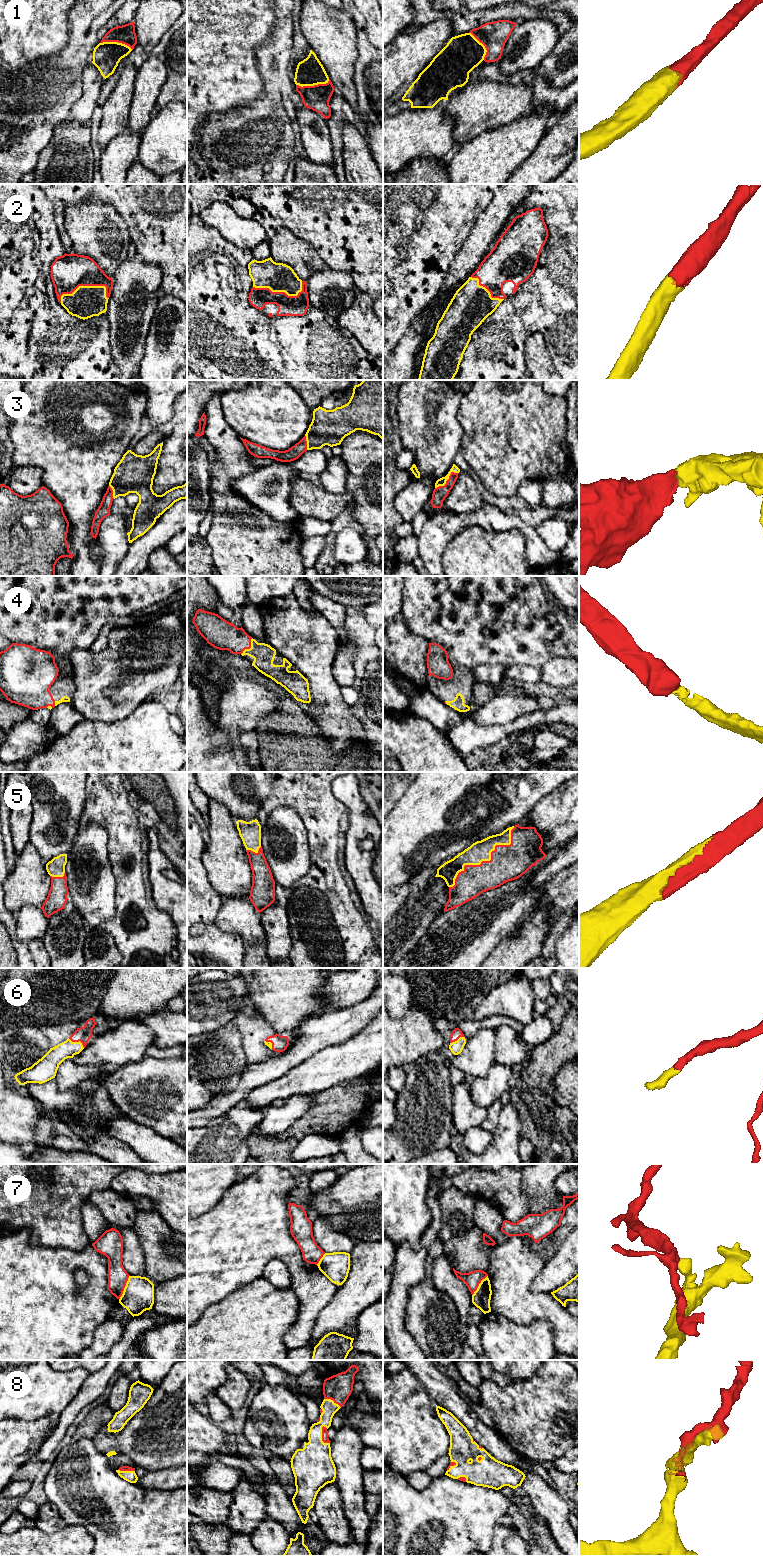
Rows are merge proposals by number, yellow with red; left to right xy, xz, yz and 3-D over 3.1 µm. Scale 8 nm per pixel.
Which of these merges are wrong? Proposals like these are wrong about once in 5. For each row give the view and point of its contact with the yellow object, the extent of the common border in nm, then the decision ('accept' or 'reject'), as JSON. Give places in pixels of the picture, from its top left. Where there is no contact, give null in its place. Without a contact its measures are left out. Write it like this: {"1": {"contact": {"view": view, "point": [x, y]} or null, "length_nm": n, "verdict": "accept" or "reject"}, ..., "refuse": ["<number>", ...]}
{"1": {"contact": {"view": "xz", "point": [312, 85]}, "length_nm": 280, "verdict": "accept"}, "2": {"contact": {"view": "xy", "point": [80, 286]}, "length_nm": 400, "verdict": "accept"}, "3": {"contact": {"view": "yz", "point": [447, 479]}, "length_nm": 240, "verdict": "accept"}, "4": {"contact": {"view": "xz", "point": [250, 648]}, "length_nm": 160, "verdict": "accept"}, "5": {"contact": {"view": "yz", "point": [487, 860]}, "length_nm": 700, "verdict": "accept"}, "6": {"contact": {"view": "xy", "point": [77, 1042]}, "length_nm": 150, "verdict": "accept"}, "7": {"contact": {"view": "xy", "point": [125, 1287]}, "length_nm": 220, "verdict": "reject"}, "8": {"contact": {"view": "xz", "point": [321, 1436]}, "length_nm": 160, "verdict": "accept"}, "refuse": ["7"]}

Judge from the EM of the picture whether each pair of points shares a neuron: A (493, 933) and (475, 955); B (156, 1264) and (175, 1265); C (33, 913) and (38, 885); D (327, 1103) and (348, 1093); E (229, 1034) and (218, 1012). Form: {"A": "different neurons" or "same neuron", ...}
{"A": "same neuron", "B": "same neuron", "C": "different neurons", "D": "same neuron", "E": "different neurons"}

